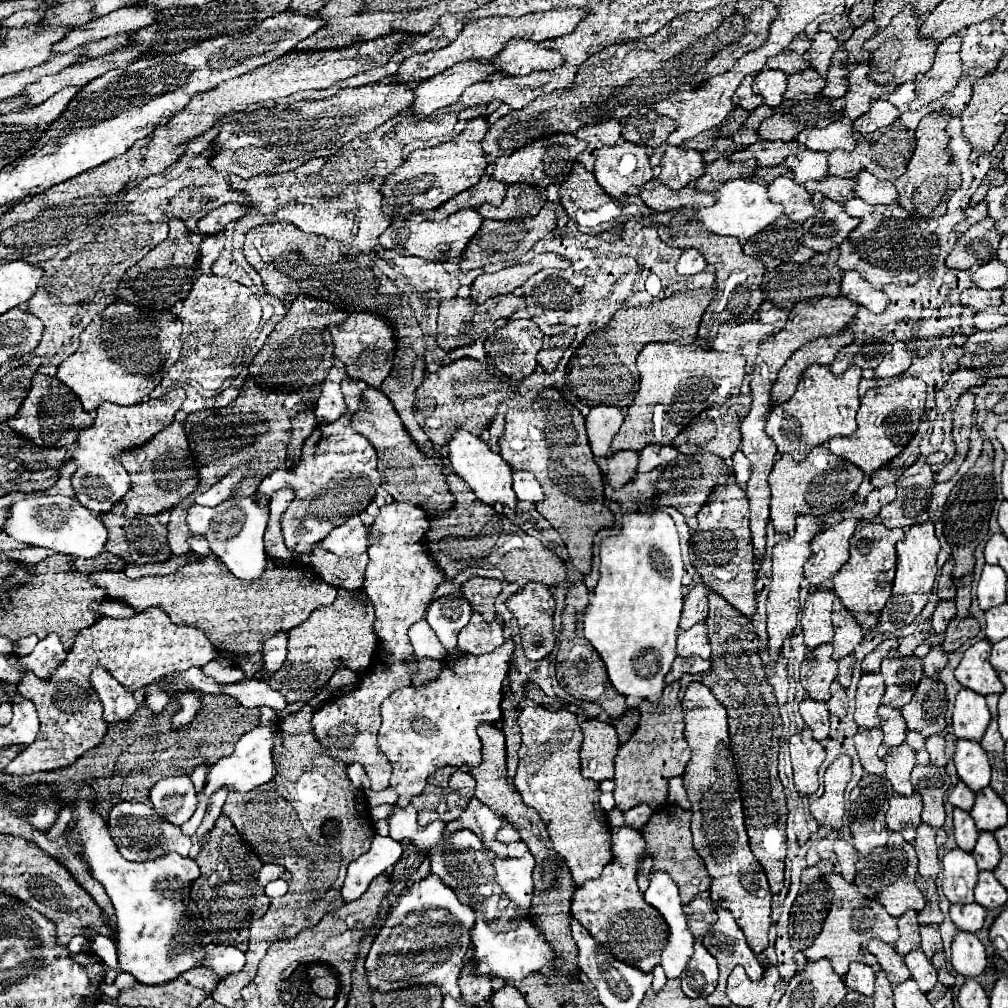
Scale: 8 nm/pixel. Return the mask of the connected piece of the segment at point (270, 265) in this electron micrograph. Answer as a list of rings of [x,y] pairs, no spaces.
[[[271,222],[251,228],[247,232],[243,250],[247,262],[259,272],[265,292],[283,302],[285,300],[293,302],[299,294],[307,294],[343,306],[347,308],[347,312],[379,314],[393,324],[395,338],[399,340],[397,340],[391,376],[381,384],[381,390],[397,408],[397,414],[401,416],[411,438],[417,442],[419,450],[431,454],[433,444],[413,416],[415,390],[423,382],[423,374],[425,374],[425,360],[423,360],[425,336],[415,320],[407,296],[369,260],[369,256],[337,240],[329,240],[317,234],[305,234],[291,222]]]

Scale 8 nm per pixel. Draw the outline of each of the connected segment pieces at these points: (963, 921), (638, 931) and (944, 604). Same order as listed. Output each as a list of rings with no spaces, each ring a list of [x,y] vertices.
[[[953,904],[949,910],[949,916],[953,920],[953,924],[963,930],[963,932],[979,932],[983,928],[985,922],[985,908],[981,908],[979,904]]]
[[[611,828],[611,852],[615,858],[603,868],[603,874],[599,878],[589,880],[577,888],[573,894],[571,914],[613,956],[637,966],[643,972],[651,972],[659,964],[669,932],[659,912],[643,900],[643,894],[635,880],[635,868],[639,864],[643,848],[645,840],[641,838],[641,832],[633,828]]]
[[[941,600],[935,608],[935,614],[931,618],[931,624],[933,624],[933,630],[935,632],[945,632],[947,628],[947,622],[955,616],[955,602],[953,600]]]

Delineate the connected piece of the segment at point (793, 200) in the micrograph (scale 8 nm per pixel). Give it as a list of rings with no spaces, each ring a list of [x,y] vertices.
[[[787,176],[773,180],[773,184],[769,186],[769,198],[783,204],[785,214],[793,222],[799,222],[799,224],[803,224],[803,220],[807,220],[819,212],[819,206],[811,204],[811,194]]]

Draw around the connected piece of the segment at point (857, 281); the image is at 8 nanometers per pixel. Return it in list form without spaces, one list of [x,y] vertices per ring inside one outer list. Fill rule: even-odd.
[[[849,270],[845,272],[843,280],[841,280],[841,294],[853,302],[857,302],[859,306],[869,308],[871,312],[883,312],[889,304],[889,298],[885,296],[885,292],[877,290],[875,286],[871,286],[859,272]]]

